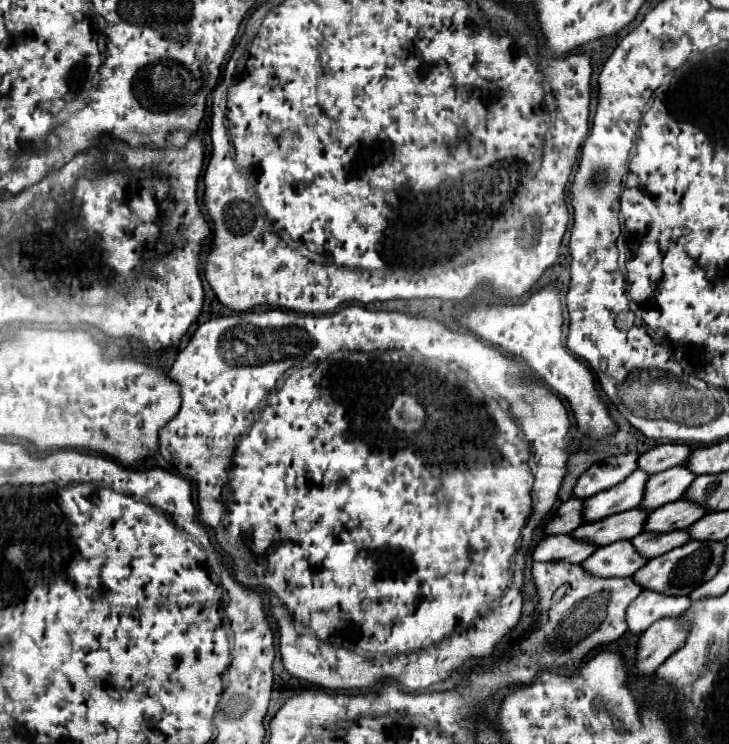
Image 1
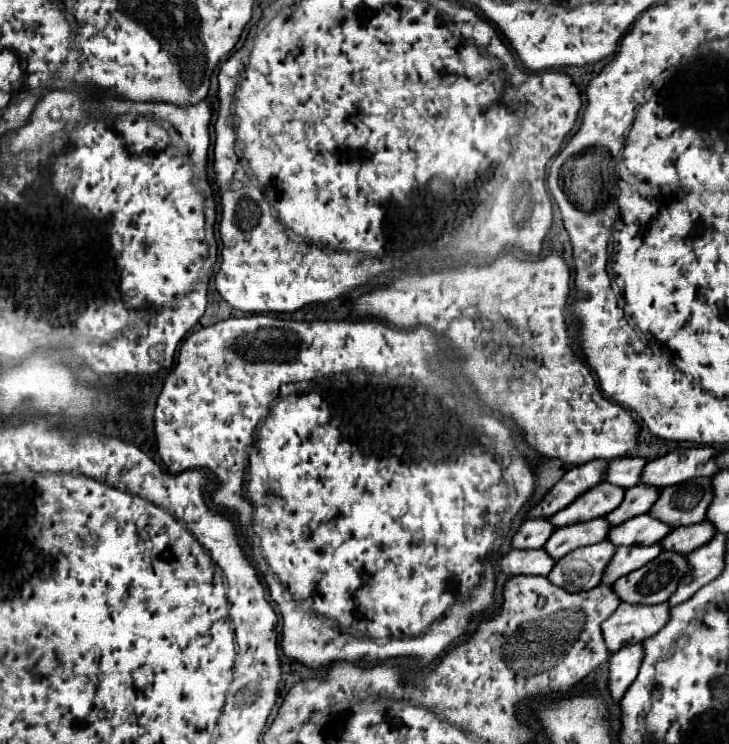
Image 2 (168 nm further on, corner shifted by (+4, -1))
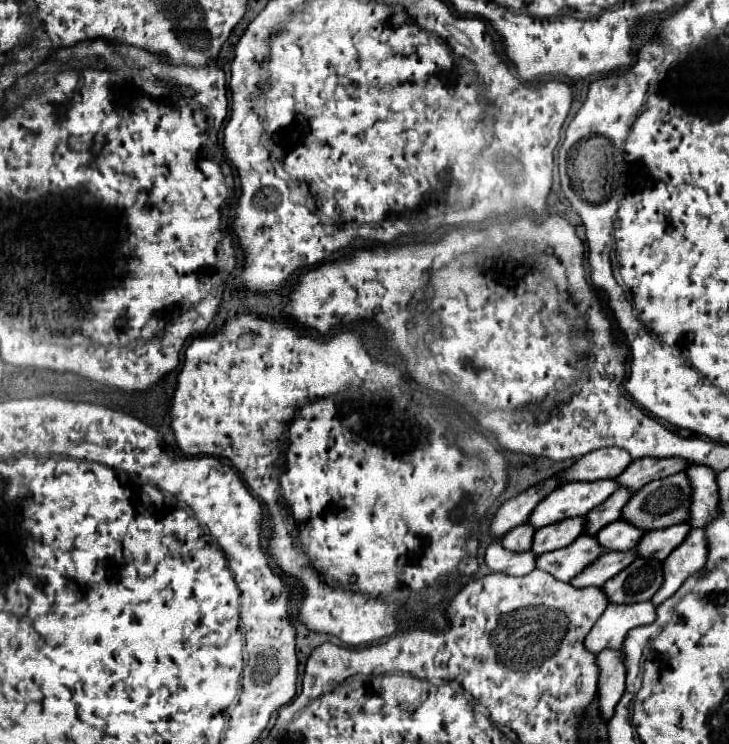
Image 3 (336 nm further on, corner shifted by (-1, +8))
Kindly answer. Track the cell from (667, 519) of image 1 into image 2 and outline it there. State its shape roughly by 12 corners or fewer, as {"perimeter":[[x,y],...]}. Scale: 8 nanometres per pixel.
{"perimeter":[[648,518],[612,526],[608,540],[618,546],[652,546],[668,526]]}

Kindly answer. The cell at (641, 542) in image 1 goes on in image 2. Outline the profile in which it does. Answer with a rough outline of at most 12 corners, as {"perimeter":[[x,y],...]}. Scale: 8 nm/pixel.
{"perimeter":[[620,546],[600,584],[642,568],[662,552],[654,546]]}

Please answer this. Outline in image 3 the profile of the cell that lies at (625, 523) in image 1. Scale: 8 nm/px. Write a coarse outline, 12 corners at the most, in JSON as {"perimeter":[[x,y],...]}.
{"perimeter":[[569,517],[535,531],[531,551],[541,555],[571,545],[587,527]]}

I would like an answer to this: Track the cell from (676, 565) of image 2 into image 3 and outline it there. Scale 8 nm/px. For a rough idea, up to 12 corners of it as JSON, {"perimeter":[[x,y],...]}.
{"perimeter":[[635,559],[603,591],[611,603],[651,601],[663,585],[659,559]]}

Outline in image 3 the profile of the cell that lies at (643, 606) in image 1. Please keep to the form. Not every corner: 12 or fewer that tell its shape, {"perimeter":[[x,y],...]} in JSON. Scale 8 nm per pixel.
{"perimeter":[[611,603],[585,639],[589,651],[621,649],[627,633],[651,625],[653,603]]}

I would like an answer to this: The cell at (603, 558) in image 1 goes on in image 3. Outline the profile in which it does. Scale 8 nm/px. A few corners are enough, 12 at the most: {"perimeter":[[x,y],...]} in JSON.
{"perimeter":[[581,535],[567,549],[539,555],[537,569],[569,583],[605,549]]}

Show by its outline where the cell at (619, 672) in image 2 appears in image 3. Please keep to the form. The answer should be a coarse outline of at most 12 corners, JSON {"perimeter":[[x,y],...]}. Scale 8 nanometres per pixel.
{"perimeter":[[605,649],[599,663],[599,703],[605,719],[625,693],[625,657]]}

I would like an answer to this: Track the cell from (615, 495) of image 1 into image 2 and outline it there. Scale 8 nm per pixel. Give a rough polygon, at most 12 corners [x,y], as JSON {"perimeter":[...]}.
{"perimeter":[[600,482],[550,516],[554,528],[602,518],[624,490]]}

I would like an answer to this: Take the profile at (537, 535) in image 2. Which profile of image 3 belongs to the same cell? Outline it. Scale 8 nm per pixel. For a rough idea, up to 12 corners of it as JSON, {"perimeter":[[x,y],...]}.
{"perimeter":[[517,525],[503,535],[501,545],[509,551],[529,551],[535,527]]}

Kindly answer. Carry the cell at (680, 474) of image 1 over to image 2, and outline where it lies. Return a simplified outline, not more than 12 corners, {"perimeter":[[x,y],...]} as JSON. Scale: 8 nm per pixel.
{"perimeter":[[654,486],[624,490],[622,504],[606,516],[618,526],[646,514],[656,500]]}

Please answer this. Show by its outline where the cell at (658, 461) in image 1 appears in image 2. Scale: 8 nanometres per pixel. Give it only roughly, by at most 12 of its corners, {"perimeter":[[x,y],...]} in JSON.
{"perimeter":[[642,458],[610,460],[604,480],[630,488],[640,482]]}

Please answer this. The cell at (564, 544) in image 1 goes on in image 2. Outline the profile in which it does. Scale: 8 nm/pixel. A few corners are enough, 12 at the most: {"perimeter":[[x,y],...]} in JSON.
{"perimeter":[[510,550],[498,566],[510,576],[546,576],[544,550]]}

